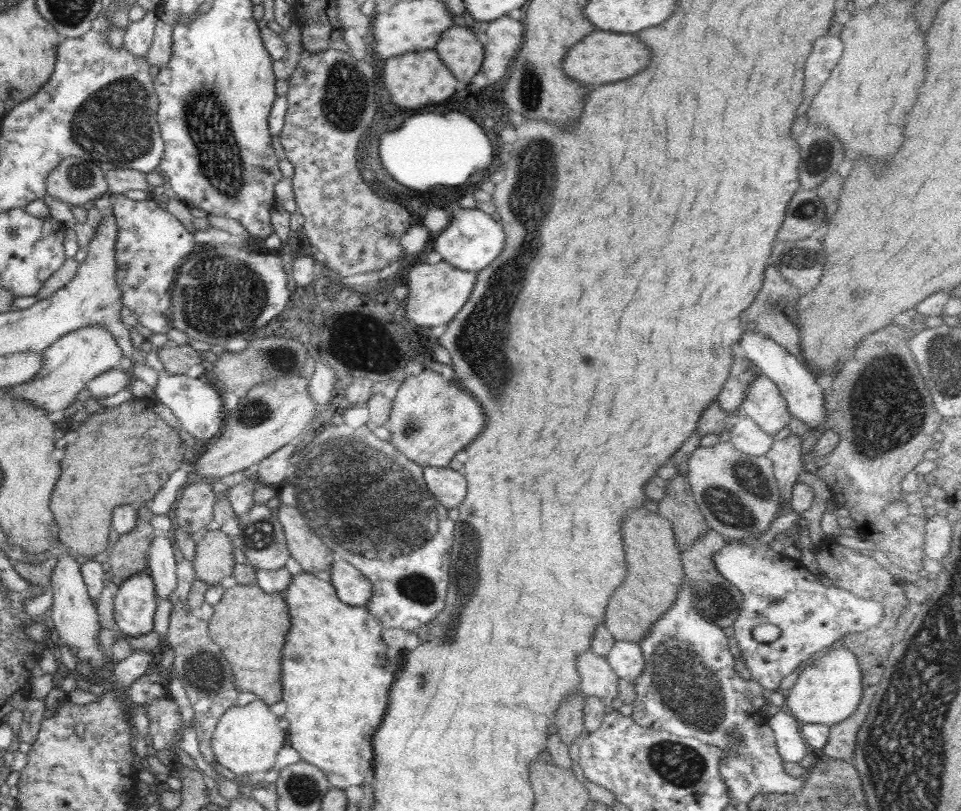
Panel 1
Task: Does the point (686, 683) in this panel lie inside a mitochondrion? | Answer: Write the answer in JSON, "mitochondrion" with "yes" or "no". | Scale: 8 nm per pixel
{"mitochondrion":"yes"}

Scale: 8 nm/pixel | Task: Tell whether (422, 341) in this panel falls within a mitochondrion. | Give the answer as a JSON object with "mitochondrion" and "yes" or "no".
{"mitochondrion":"no"}

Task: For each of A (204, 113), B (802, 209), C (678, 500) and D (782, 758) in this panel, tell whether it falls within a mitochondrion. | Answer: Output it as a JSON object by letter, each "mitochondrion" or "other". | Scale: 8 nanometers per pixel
{"A":"mitochondrion","B":"mitochondrion","C":"other","D":"other"}

